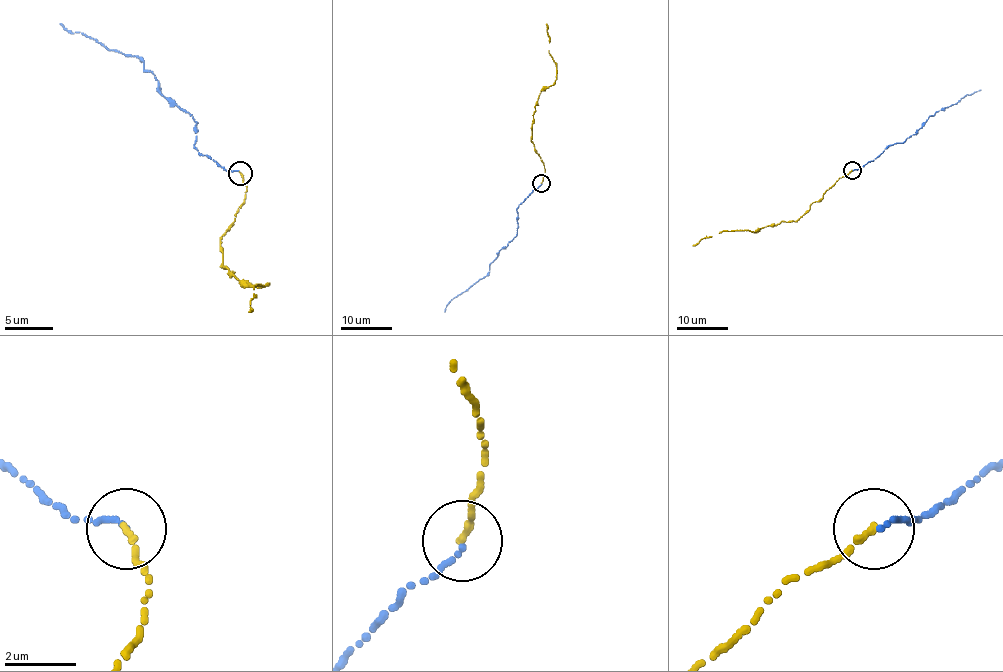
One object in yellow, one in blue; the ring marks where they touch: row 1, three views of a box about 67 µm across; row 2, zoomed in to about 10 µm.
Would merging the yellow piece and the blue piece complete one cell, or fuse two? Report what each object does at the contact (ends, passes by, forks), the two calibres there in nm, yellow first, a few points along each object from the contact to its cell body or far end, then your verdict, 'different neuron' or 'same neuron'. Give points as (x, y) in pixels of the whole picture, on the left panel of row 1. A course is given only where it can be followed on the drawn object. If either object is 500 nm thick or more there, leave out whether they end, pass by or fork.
yellow ends; blue ends; calibres 180 and 130 nm; course yellow (241, 172), (246, 194), (219, 239), (222, 265), (229, 273), (258, 287), (267, 282), (255, 285), (248, 311); course blue (241, 172), (224, 170), (198, 153), (196, 122), (160, 91), (143, 60), (107, 50), (59, 24); same neuron

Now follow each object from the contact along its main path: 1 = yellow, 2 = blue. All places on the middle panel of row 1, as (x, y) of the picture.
1: (542, 183), (544, 166), (530, 140), (539, 93), (556, 79), (546, 23)
2: (542, 183), (519, 205), (517, 233), (489, 265), (489, 272), (457, 295), (444, 312)

